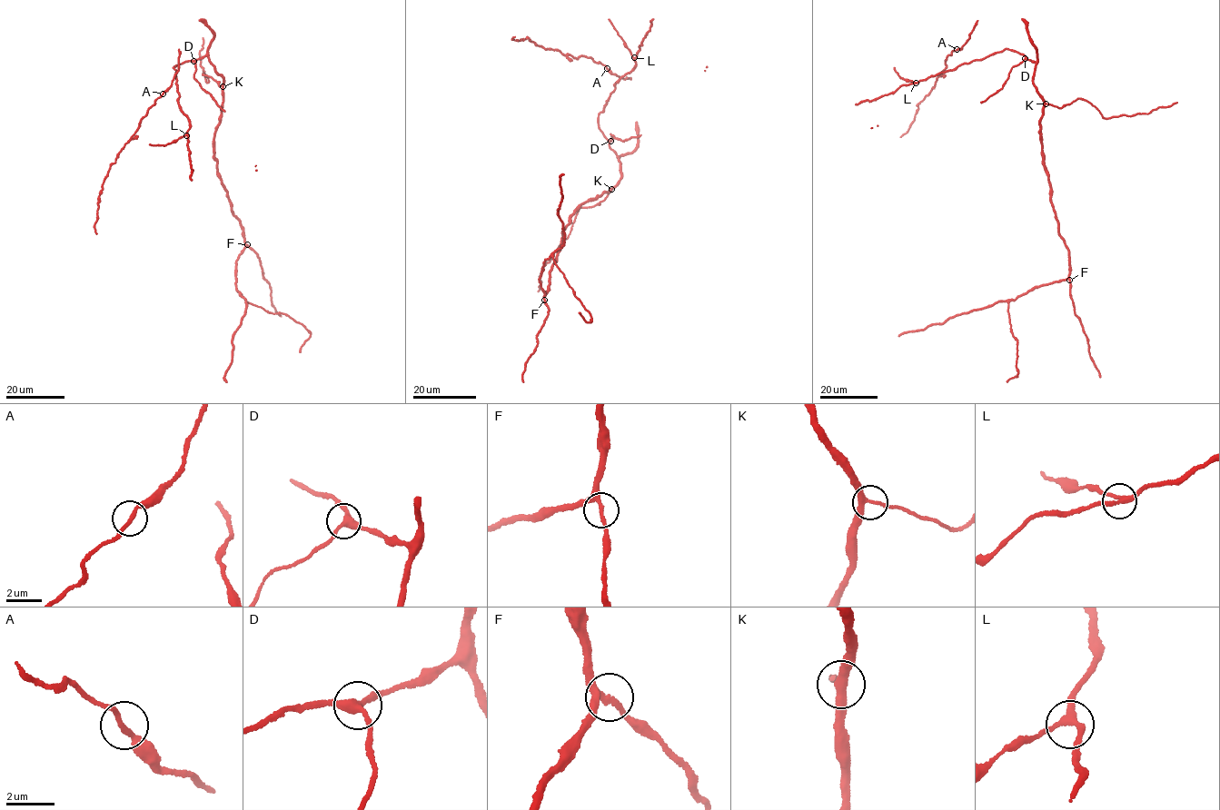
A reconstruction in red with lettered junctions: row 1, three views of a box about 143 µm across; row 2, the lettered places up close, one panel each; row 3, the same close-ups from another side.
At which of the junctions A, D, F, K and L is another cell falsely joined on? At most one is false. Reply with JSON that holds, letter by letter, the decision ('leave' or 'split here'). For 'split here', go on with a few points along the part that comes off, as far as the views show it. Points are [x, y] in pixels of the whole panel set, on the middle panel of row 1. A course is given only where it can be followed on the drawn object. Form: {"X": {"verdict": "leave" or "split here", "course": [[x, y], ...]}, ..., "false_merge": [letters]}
{"A": {"verdict": "leave"}, "D": {"verdict": "leave"}, "F": {"verdict": "leave"}, "K": {"verdict": "leave"}, "L": {"verdict": "leave"}, "false_merge": []}

